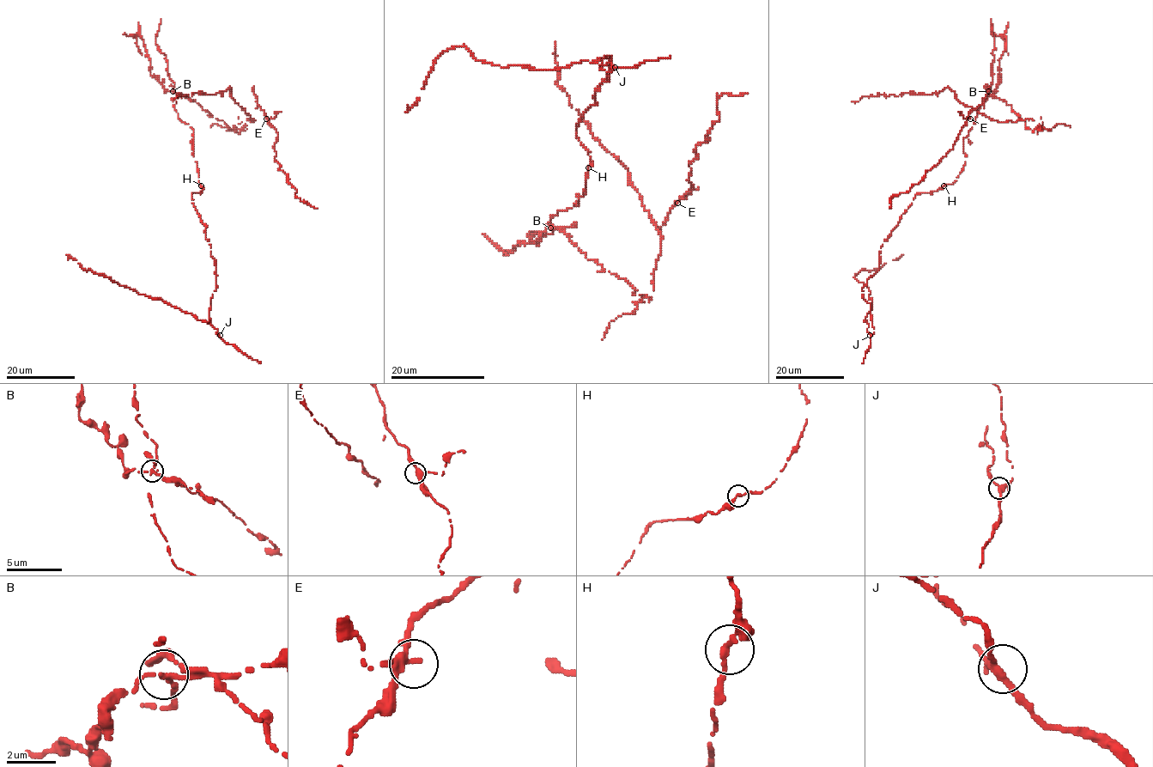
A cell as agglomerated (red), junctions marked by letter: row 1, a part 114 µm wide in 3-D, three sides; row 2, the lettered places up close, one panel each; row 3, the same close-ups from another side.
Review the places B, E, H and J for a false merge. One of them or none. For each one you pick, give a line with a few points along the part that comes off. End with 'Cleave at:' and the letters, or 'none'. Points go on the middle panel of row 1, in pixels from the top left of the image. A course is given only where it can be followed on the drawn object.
B: (549, 228), (649, 296), (661, 234), (628, 170), (557, 84), (555, 42)
Cleave at: B

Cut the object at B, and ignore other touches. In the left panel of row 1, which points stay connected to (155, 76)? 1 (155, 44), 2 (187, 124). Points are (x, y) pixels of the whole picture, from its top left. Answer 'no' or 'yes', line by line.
1: no
2: no

